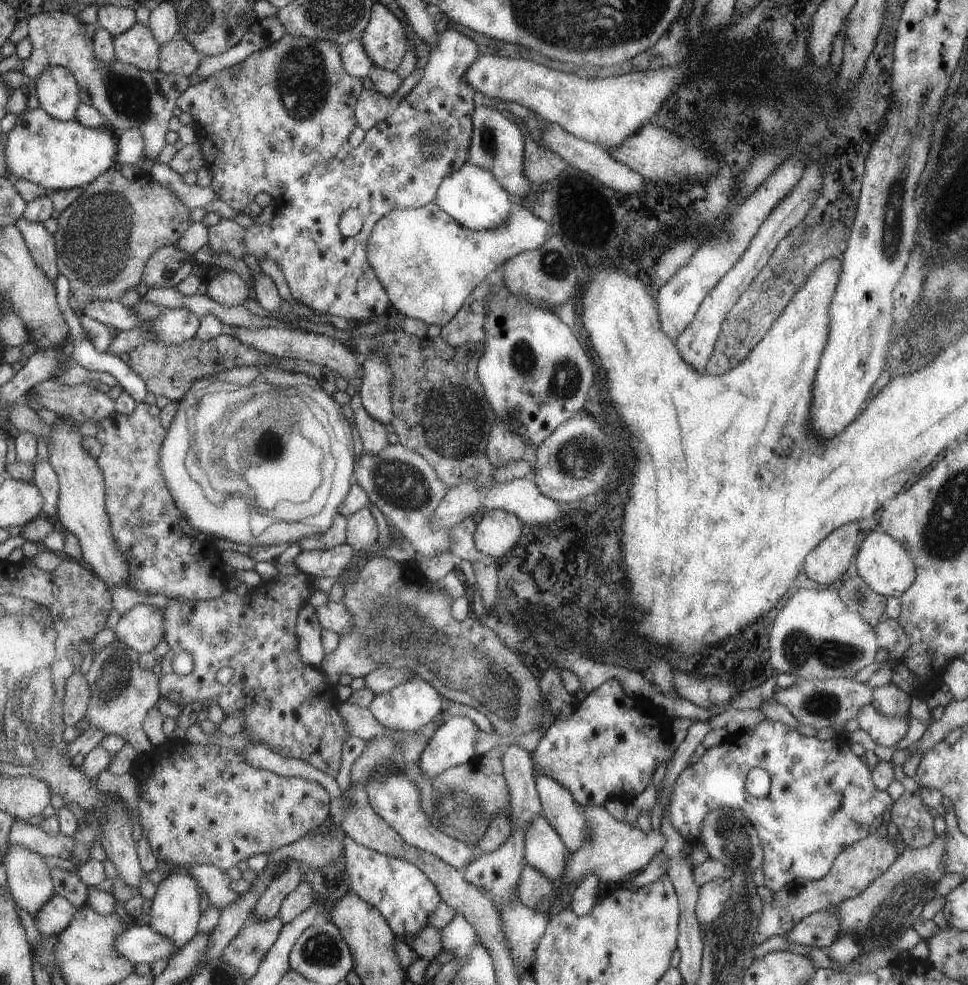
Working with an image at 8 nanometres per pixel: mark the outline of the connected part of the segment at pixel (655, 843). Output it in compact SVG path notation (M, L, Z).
M604 805L580 807L586 819L587 837L582 846L572 854L568 854L570 863L565 870L565 882L578 884L590 873L597 874L602 880L602 886L620 884L625 876L634 875L650 862L650 859L663 850L666 837L660 829L652 829L645 833L637 826L625 821L618 821L606 811Z

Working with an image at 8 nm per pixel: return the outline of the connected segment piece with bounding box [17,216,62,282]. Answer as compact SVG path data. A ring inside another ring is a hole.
M22 218L17 224L25 234L29 247L33 251L34 258L46 271L46 274L56 282L62 274L59 265L60 251L57 243L57 236L50 232L47 223L34 222Z

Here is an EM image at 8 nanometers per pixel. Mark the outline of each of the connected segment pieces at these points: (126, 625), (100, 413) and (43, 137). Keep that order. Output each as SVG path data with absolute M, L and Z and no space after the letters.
M135 605L117 624L117 635L138 654L153 652L165 636L165 614L154 605Z
M54 378L38 383L32 391L27 392L27 395L31 392L44 408L54 410L62 418L74 417L79 424L92 420L98 425L101 420L116 414L117 410L117 402L93 384L70 386L64 385Z
M41 106L38 109L28 109L9 133L7 144L7 161L9 176L15 179L26 179L42 185L45 189L55 192L83 187L100 178L105 172L118 166L119 138L109 134L110 126L94 128L76 121L63 121L53 117Z

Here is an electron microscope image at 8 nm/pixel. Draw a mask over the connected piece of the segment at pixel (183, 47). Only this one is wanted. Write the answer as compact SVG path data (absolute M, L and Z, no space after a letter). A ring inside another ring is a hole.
M178 36L160 48L160 69L166 74L190 77L204 60L205 54L193 43Z

